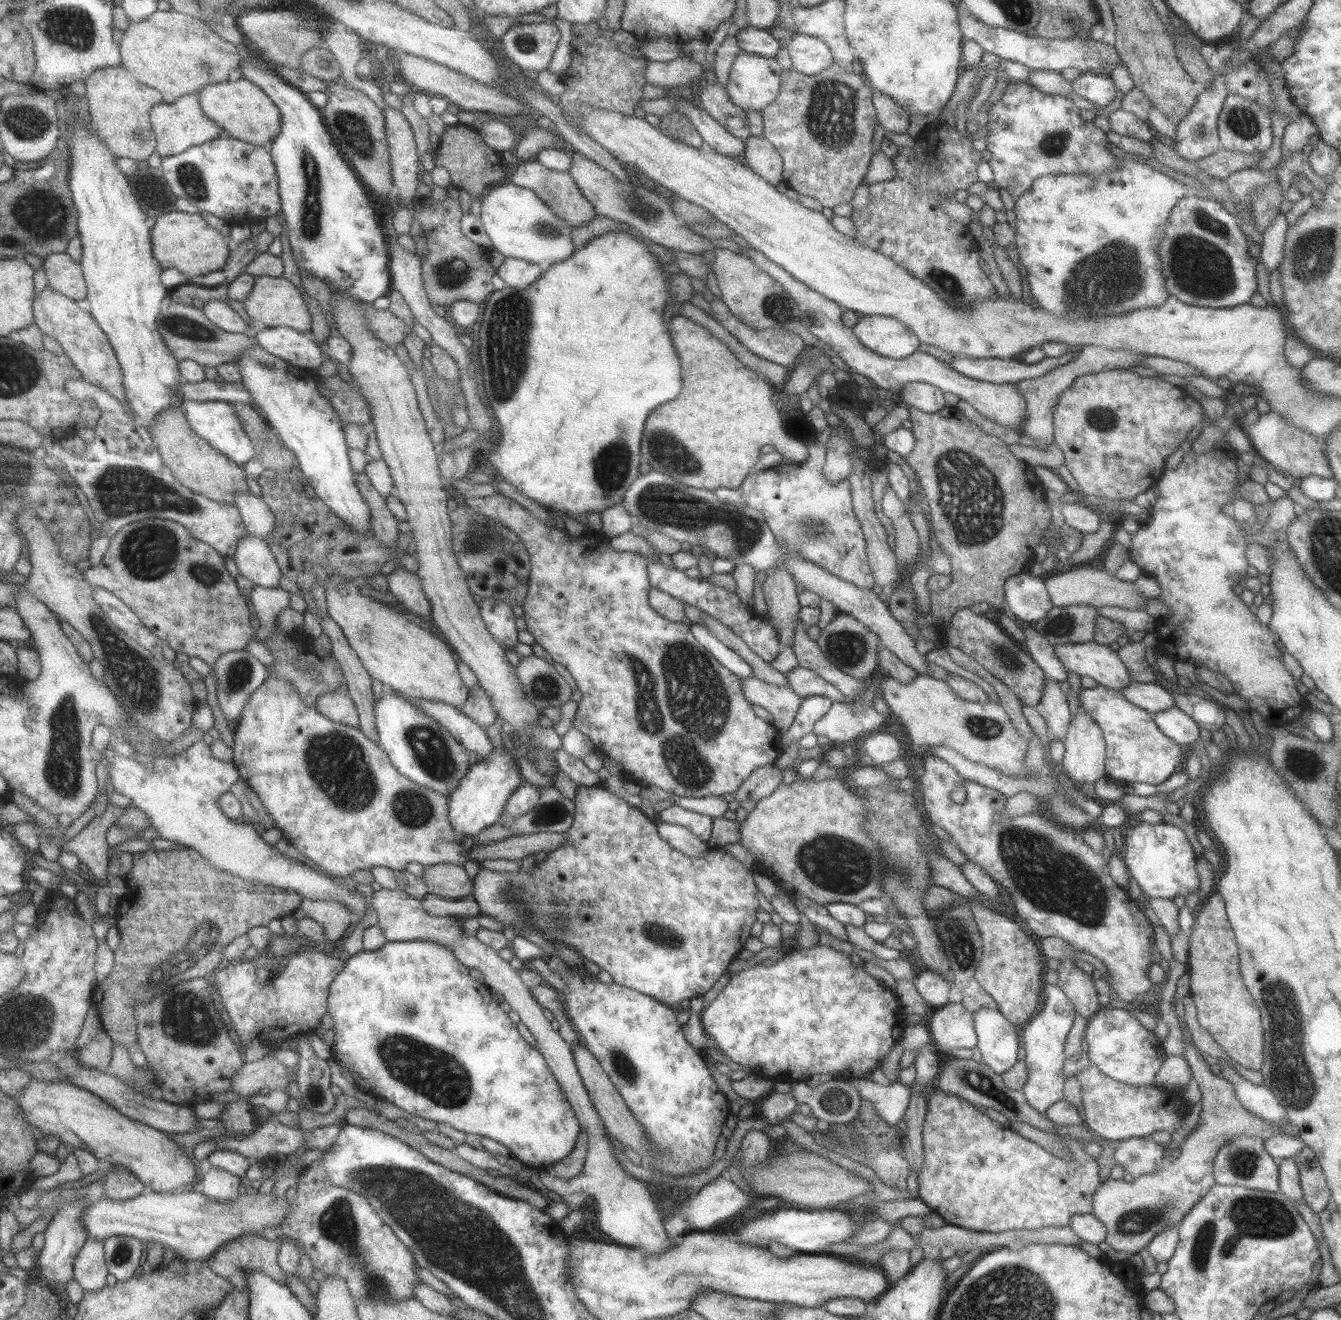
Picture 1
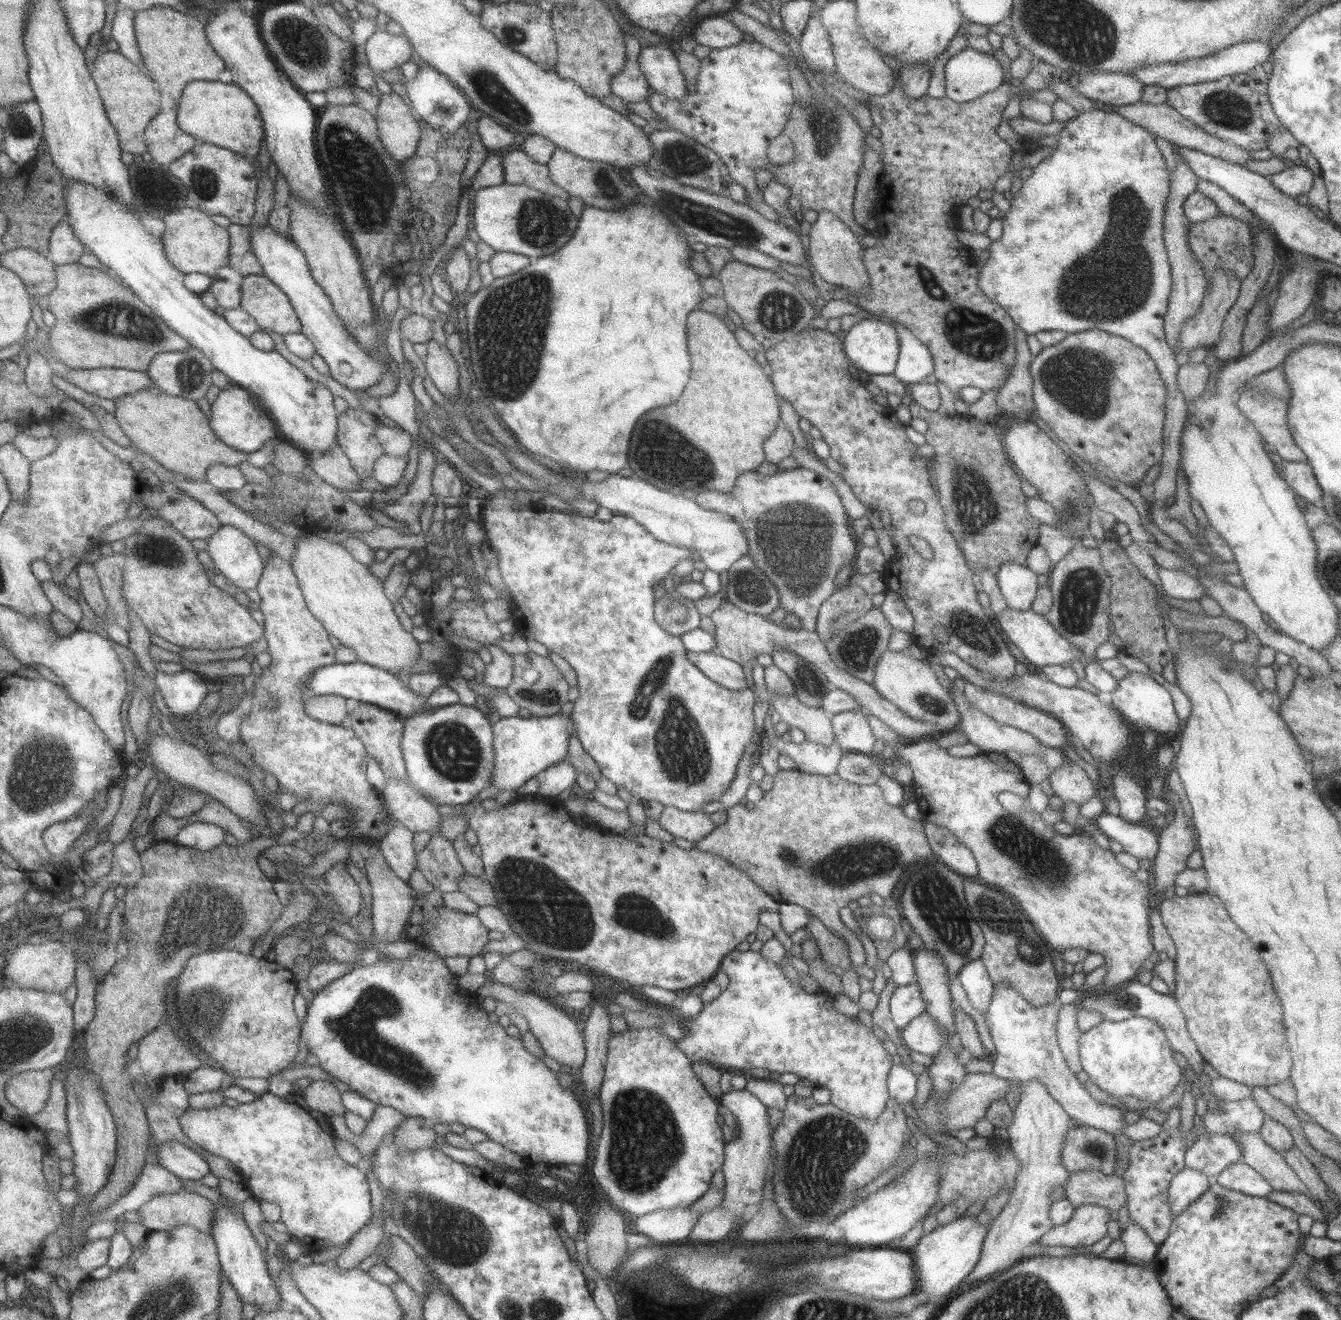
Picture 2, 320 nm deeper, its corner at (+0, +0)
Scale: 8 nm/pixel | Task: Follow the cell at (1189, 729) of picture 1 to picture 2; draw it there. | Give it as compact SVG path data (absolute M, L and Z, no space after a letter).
M1135 671L1127 673L1116 681L1117 686L1109 692L1107 698L1124 717L1124 720L1139 731L1149 728L1155 733L1175 732L1179 735L1181 728L1183 728L1183 722L1178 722L1169 692L1161 684L1158 684L1148 674Z

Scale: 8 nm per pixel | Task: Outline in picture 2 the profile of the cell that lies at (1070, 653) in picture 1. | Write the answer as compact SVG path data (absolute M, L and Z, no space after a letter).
M1005 607L997 616L992 617L995 618L996 624L1005 632L1007 638L1021 651L1025 659L1035 666L1070 664L1083 656L1079 649L1075 649L1047 622L1044 615L1035 614L1031 609L1015 610L1014 608Z

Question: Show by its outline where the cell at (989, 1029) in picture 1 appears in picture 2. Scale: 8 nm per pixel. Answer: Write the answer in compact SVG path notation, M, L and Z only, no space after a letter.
M979 958L968 962L958 970L955 977L972 1008L983 1016L989 999L993 996L993 986L982 960Z

